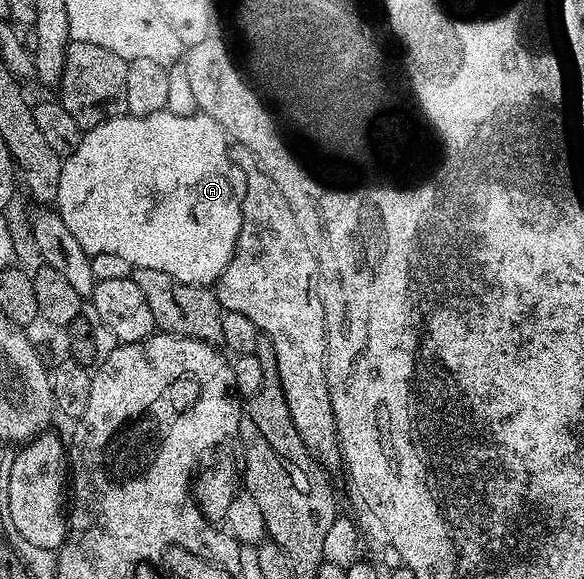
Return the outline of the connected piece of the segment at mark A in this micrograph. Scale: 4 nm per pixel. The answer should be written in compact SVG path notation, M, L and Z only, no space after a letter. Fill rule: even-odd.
M196 111L186 118L180 115L173 115L169 112L152 113L146 117L116 117L110 121L99 123L99 127L86 129L80 134L81 142L73 149L70 157L66 156L61 162L61 174L59 175L59 191L55 208L57 213L67 223L67 228L71 230L71 235L83 247L83 251L90 257L95 255L119 255L127 259L139 269L150 269L151 271L163 271L163 275L171 275L171 279L179 279L179 283L188 285L204 285L206 287L216 286L223 271L233 258L235 243L239 239L239 231L243 223L243 195L245 194L245 175L237 168L234 158L229 158L230 138L223 127L215 123L207 114Z

